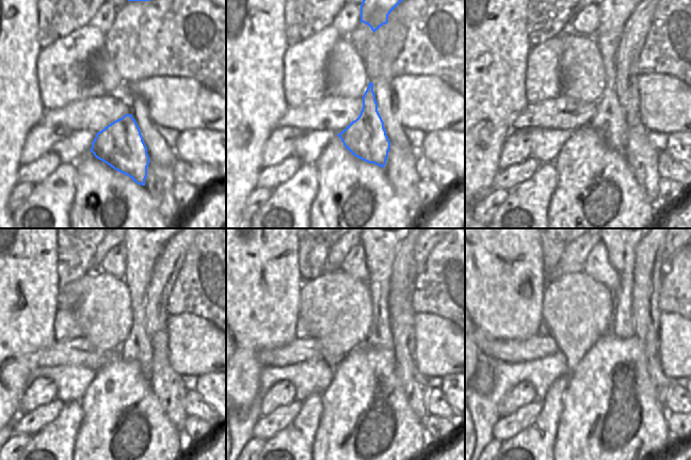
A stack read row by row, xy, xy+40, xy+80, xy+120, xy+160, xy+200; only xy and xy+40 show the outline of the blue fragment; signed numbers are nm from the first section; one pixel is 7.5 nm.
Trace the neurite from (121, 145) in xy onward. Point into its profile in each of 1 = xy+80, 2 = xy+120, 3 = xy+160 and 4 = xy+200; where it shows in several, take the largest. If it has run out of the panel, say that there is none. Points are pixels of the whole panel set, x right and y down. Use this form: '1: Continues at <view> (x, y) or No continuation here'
1: Continues at xy+80 (610, 122)
2: Continues at xy+120 (142, 250)
3: Continues at xy+160 (380, 250)
4: Continues at xy+200 (621, 250)

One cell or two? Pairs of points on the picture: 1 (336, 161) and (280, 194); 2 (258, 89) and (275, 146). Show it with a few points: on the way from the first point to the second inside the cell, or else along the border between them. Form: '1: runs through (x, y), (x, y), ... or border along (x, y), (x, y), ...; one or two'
1: border along (312, 163), (317, 171), (317, 193), (315, 197); two
2: border along (276, 126), (267, 139), (261, 156); two

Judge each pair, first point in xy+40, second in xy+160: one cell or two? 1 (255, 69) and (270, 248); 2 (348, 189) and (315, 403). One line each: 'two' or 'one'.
1: one
2: two

